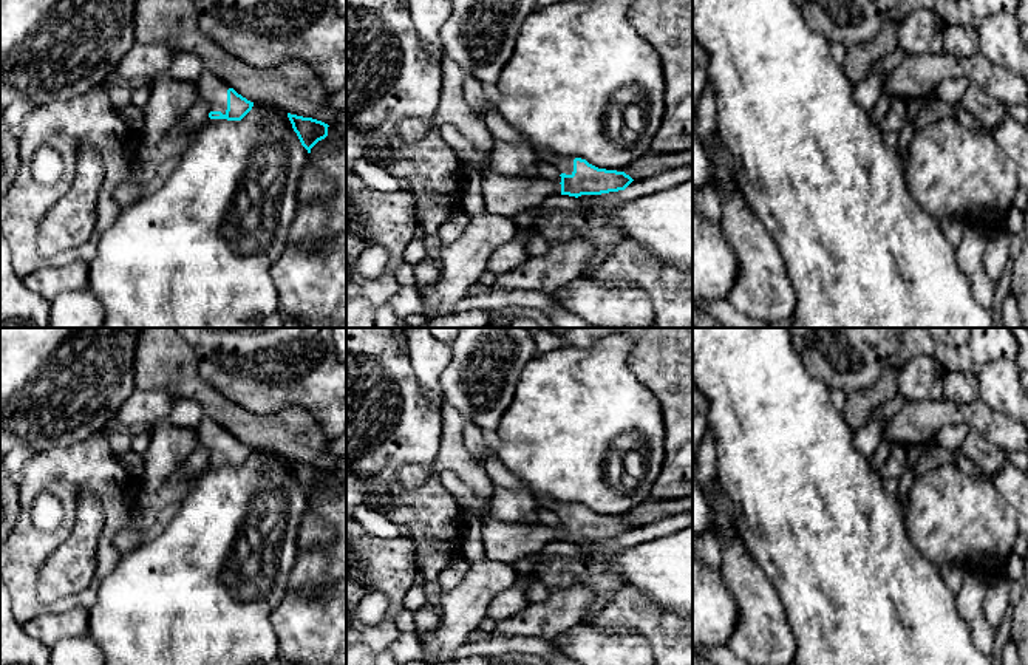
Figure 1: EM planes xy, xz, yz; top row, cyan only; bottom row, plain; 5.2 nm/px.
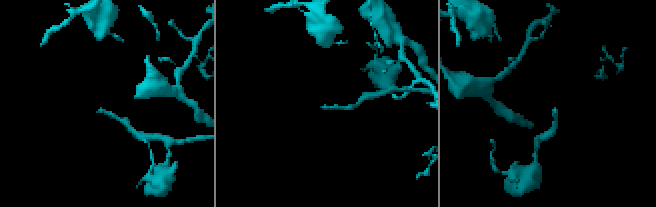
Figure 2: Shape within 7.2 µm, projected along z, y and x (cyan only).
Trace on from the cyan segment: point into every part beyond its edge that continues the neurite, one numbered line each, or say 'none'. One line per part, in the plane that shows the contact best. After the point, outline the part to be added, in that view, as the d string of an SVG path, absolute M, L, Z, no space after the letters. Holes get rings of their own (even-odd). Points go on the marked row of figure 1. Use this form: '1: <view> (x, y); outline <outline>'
1: xy (211, 88); outline M203 71L195 82L198 99L209 104L210 111L221 111L226 114L227 110L227 90L230 88L218 76L210 71Z
2: xz (503, 195); outline M490 170L481 176L481 192L488 213L512 218L526 209L543 206L547 196L561 193L561 184L541 175L504 176Z

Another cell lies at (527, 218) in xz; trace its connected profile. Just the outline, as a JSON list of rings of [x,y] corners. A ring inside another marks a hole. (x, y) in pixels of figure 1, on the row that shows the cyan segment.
[[[538,207],[526,209],[513,215],[512,220],[516,223],[519,229],[536,227],[536,209]]]

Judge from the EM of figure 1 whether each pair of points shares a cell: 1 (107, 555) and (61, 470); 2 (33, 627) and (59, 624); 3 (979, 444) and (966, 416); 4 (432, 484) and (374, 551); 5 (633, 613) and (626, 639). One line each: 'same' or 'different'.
1: same
2: same
3: different
4: different
5: different

